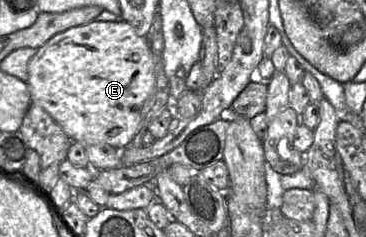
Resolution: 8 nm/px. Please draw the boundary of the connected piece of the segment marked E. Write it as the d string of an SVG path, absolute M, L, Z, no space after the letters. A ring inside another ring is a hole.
M93 20L87 24L58 33L41 46L28 62L28 80L26 84L30 91L31 102L41 106L56 121L72 142L79 142L84 145L106 143L122 150L131 144L144 118L144 114L148 112L148 100L155 88L154 55L148 39L139 36L129 23L123 20L116 22L98 22Z

